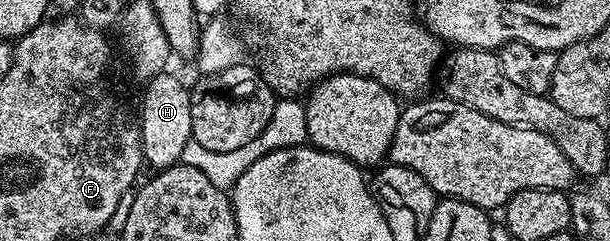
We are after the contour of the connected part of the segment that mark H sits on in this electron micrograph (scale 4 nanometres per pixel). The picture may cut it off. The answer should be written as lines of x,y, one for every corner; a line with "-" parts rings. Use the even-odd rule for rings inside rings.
162,73
148,80
144,84
145,96
141,99
141,115
139,111
139,122
141,125
141,140
143,141
143,153
145,154
145,163
153,166
153,169
164,169
173,167
181,162
183,145
187,145
193,138
191,129
191,91
187,86
184,87
175,76
170,73

